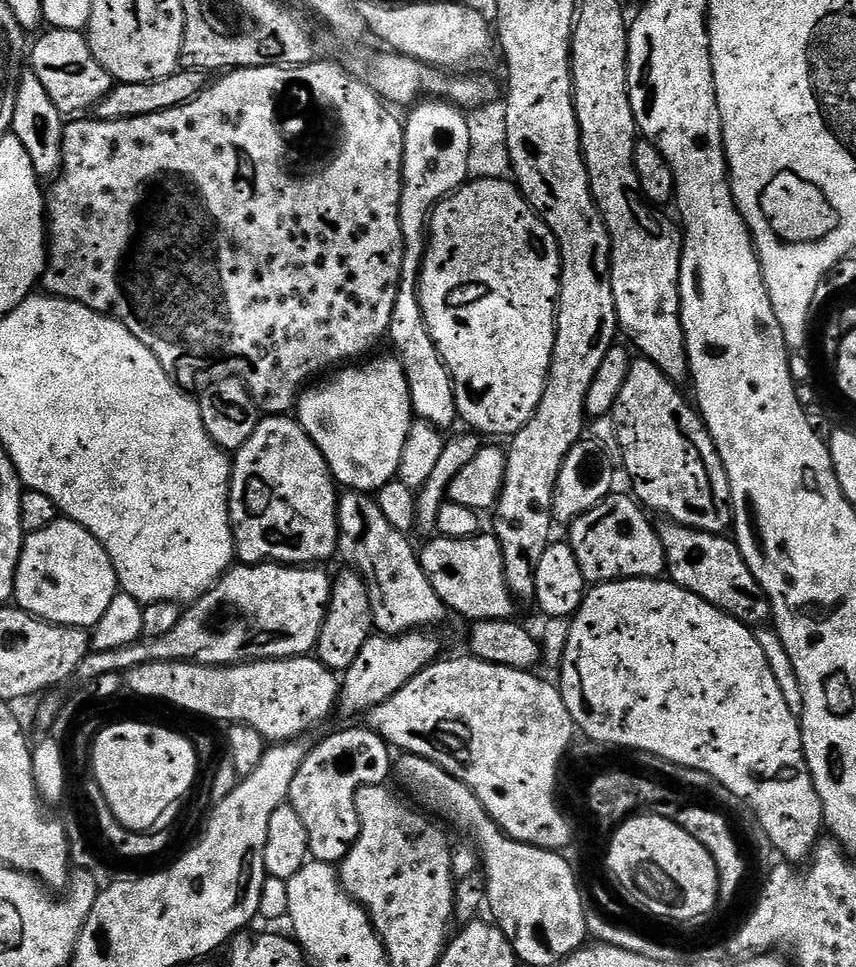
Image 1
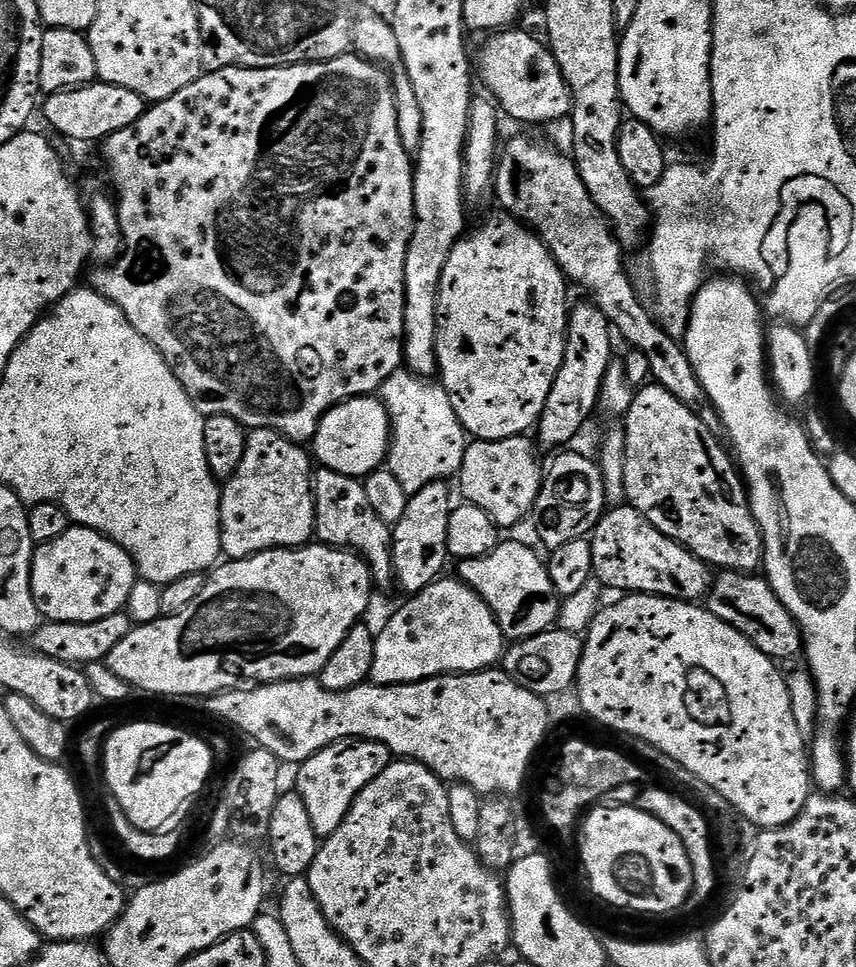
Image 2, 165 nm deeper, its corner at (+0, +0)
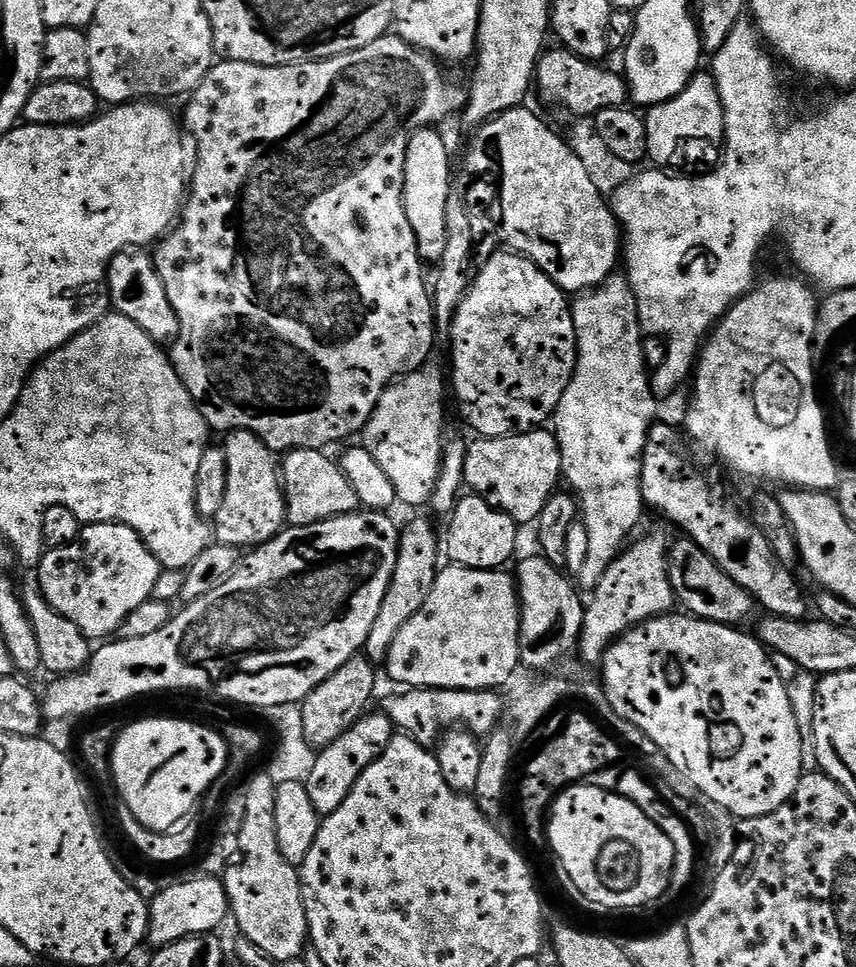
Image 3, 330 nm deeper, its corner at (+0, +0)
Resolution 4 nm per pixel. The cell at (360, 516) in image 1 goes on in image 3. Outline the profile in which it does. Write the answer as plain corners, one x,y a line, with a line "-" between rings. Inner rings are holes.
293,448
291,452
283,453
279,465
280,482
284,486
286,520
291,527
310,526
319,520
345,516
347,512
357,511
361,507
354,486
350,486
339,463
333,457
331,460
328,454
319,448

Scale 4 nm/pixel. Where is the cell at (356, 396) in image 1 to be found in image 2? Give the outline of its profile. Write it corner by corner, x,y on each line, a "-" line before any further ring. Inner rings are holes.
375,395
356,396
352,400
343,400
324,415
320,420
315,438
310,442
310,448
314,453
315,463
320,468
328,468
343,476
367,478
385,463
391,439
392,420
388,416
388,408
383,399
377,398

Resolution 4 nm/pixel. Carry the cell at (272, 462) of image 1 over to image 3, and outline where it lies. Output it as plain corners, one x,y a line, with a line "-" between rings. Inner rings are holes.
237,428
223,437
226,454
226,499
214,521
214,540
217,544
241,550
259,548
270,542
286,527
284,486
280,482
277,453
267,448
253,432

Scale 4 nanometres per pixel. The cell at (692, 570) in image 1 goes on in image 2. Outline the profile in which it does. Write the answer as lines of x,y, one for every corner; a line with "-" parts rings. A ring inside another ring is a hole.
724,570
717,576
720,577
711,581
706,597
708,611
713,612
722,622
734,626
734,630
738,630
771,660
783,662
791,656
801,655
802,637
796,619
790,610
786,610
786,606
782,606
763,575

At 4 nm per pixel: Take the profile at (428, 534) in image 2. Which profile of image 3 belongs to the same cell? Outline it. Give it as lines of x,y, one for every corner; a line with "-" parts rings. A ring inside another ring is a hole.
412,520
400,528
400,545
398,546
398,562
394,566
394,574
390,578
390,586
386,598
382,598
382,607
378,610
378,618
374,618
374,627
366,634
362,652
373,664
380,666
387,661
390,646
394,646
394,638
398,638
398,630
422,610
426,598
430,598
430,590
434,590
436,574
441,567
442,540
436,537
436,528
428,520

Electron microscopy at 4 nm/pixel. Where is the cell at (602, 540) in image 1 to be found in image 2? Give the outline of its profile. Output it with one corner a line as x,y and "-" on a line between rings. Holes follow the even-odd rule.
609,507
590,533
590,543
592,571
605,589
617,588
620,594
665,596
689,602
703,601
710,591
709,565
677,540
662,534
662,530
655,528
634,507

